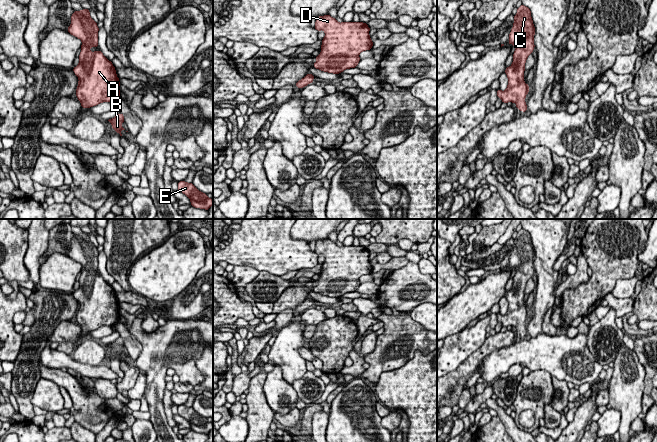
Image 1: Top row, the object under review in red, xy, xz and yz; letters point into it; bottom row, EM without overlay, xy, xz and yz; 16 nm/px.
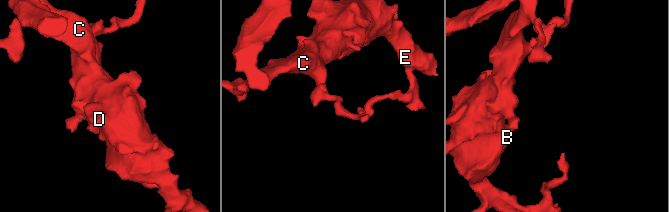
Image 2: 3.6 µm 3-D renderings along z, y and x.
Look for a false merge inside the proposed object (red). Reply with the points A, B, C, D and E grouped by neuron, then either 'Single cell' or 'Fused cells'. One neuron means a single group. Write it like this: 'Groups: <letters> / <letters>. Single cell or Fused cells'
Groups: A B C D E. Single cell

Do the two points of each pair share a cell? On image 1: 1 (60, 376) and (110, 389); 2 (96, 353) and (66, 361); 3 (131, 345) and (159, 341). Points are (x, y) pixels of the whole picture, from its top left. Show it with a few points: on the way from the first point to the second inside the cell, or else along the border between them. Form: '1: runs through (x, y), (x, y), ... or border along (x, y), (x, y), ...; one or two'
1: border along (95, 391), (105, 401); two
2: border along (73, 358), (78, 362), (97, 365); two
3: border along (137, 339), (140, 343), (141, 351), (135, 360); two

